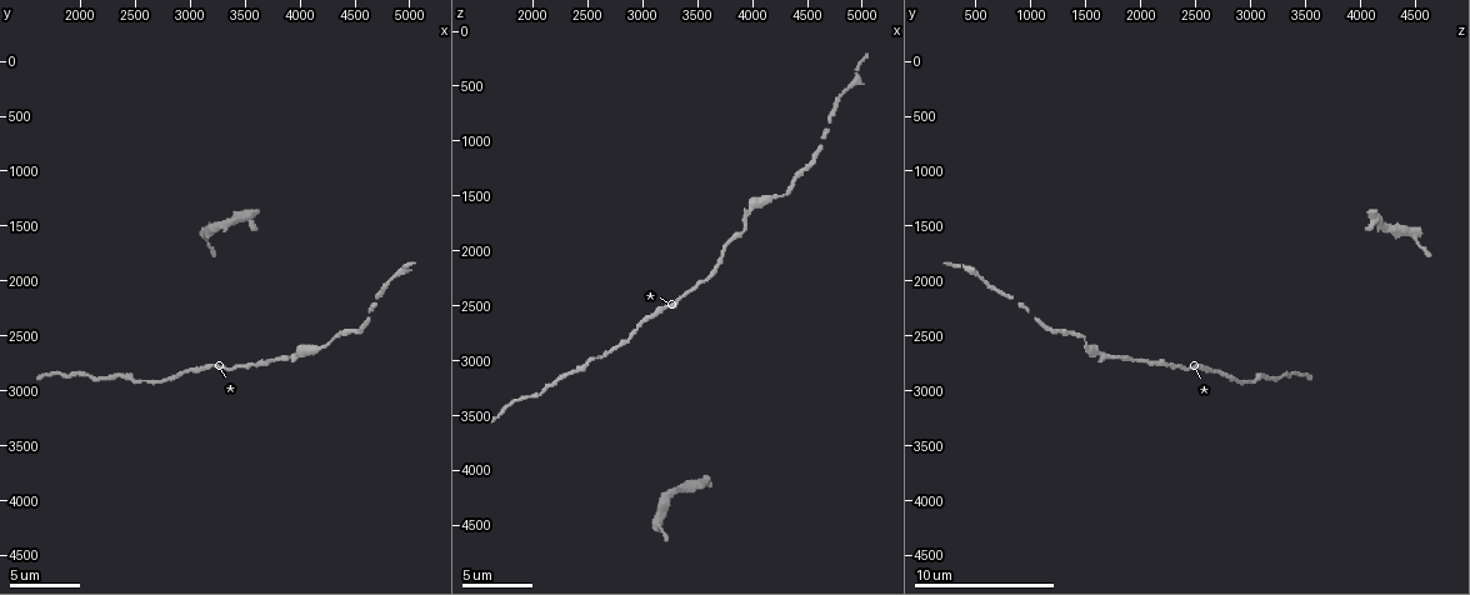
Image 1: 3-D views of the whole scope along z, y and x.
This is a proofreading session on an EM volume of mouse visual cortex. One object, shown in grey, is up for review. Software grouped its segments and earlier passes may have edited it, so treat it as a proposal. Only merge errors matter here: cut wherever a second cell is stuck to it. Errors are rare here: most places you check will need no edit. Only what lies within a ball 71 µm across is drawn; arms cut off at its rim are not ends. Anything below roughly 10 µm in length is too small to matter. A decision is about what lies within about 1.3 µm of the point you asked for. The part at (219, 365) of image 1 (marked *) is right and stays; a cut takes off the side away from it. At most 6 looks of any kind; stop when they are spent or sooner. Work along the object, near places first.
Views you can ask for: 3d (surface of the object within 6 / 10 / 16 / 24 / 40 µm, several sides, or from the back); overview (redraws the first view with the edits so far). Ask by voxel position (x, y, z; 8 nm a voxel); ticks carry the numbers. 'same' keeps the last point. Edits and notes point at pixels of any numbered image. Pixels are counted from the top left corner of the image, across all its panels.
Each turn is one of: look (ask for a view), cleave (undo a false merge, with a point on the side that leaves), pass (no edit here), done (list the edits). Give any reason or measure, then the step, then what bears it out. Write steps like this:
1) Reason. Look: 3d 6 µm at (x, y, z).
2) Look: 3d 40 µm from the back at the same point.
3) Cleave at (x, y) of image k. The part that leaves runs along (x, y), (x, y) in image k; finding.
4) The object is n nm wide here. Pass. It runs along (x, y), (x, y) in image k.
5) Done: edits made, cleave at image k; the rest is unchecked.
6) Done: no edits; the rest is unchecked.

Calibre changes. Look: 3d 10 µm at (4140, 2640, 1520).

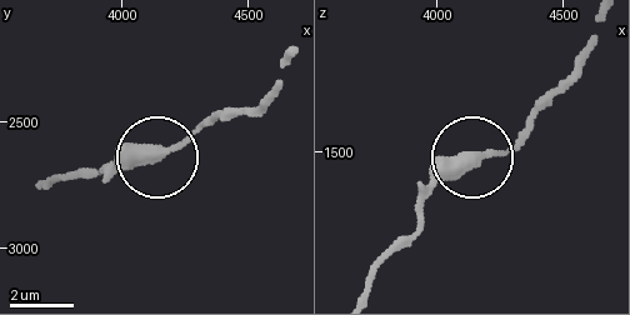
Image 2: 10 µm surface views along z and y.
Pass. One cell here.

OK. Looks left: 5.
A narrow waist. Look: 3d 10 µm at (3740, 2720, 2020).

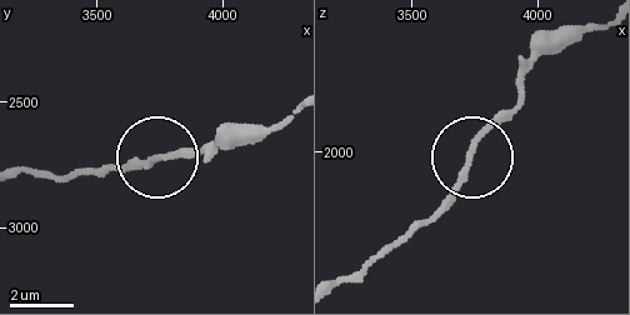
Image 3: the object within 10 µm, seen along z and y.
Closer look. Look: 3d 6 µm at (3740, 2720, 2010).

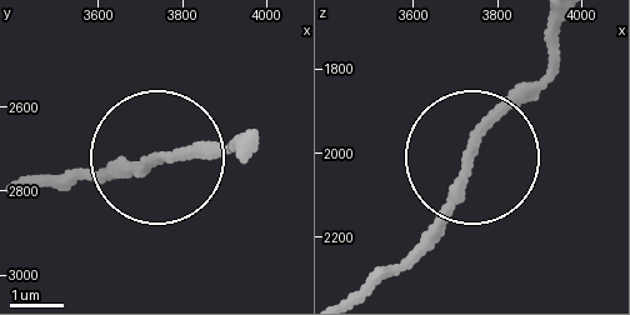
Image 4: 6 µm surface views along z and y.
The object is 180 nm wide here. Pass. It runs along (366, 290), (434, 224), (488, 129), (554, 53) in image 4; one cell here.

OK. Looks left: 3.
Sudden change in width. Look: 3d 6 µm at (2460, 2900, 3060).

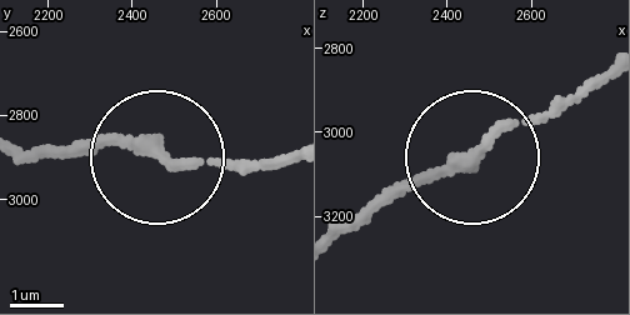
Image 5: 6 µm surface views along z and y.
Other side. Look: 3d 6 µm from the back at (2450, 2875, 3070).

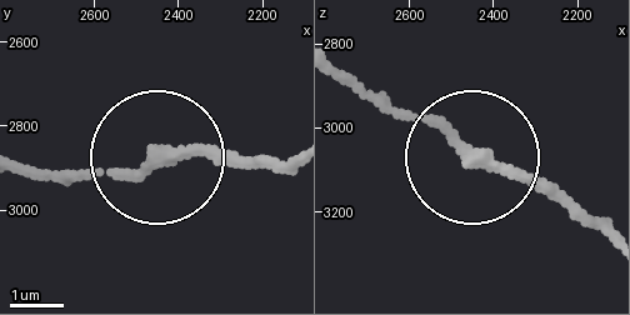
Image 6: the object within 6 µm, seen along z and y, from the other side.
Pass. It runs along (30, 169), (294, 155) in image 6; continuous, no second cell.

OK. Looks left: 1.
Done: no edits; the rest is unchecked.

